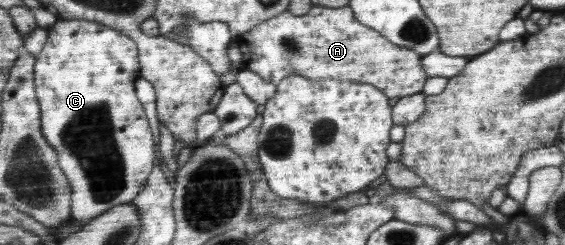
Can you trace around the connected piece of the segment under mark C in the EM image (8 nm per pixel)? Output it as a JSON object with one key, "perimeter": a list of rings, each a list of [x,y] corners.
{"perimeter":[[[57,19],[57,22],[48,28],[49,31],[47,40],[36,57],[35,64],[35,85],[36,97],[40,102],[41,112],[45,112],[45,116],[41,116],[41,120],[45,120],[45,136],[49,136],[49,144],[56,149],[59,154],[60,167],[64,170],[67,177],[68,184],[72,188],[72,211],[71,220],[78,224],[91,223],[97,216],[104,215],[106,211],[118,205],[132,202],[145,185],[149,178],[149,173],[152,171],[155,160],[155,146],[153,144],[153,135],[151,127],[149,126],[147,117],[145,116],[144,108],[139,102],[135,90],[135,80],[140,76],[138,48],[137,44],[129,38],[98,22],[91,22],[89,20],[64,20]]]}

